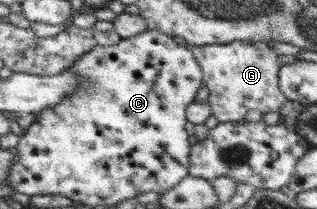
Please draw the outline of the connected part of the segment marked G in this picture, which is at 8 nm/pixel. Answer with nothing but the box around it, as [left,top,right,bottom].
[191,41,288,121]

